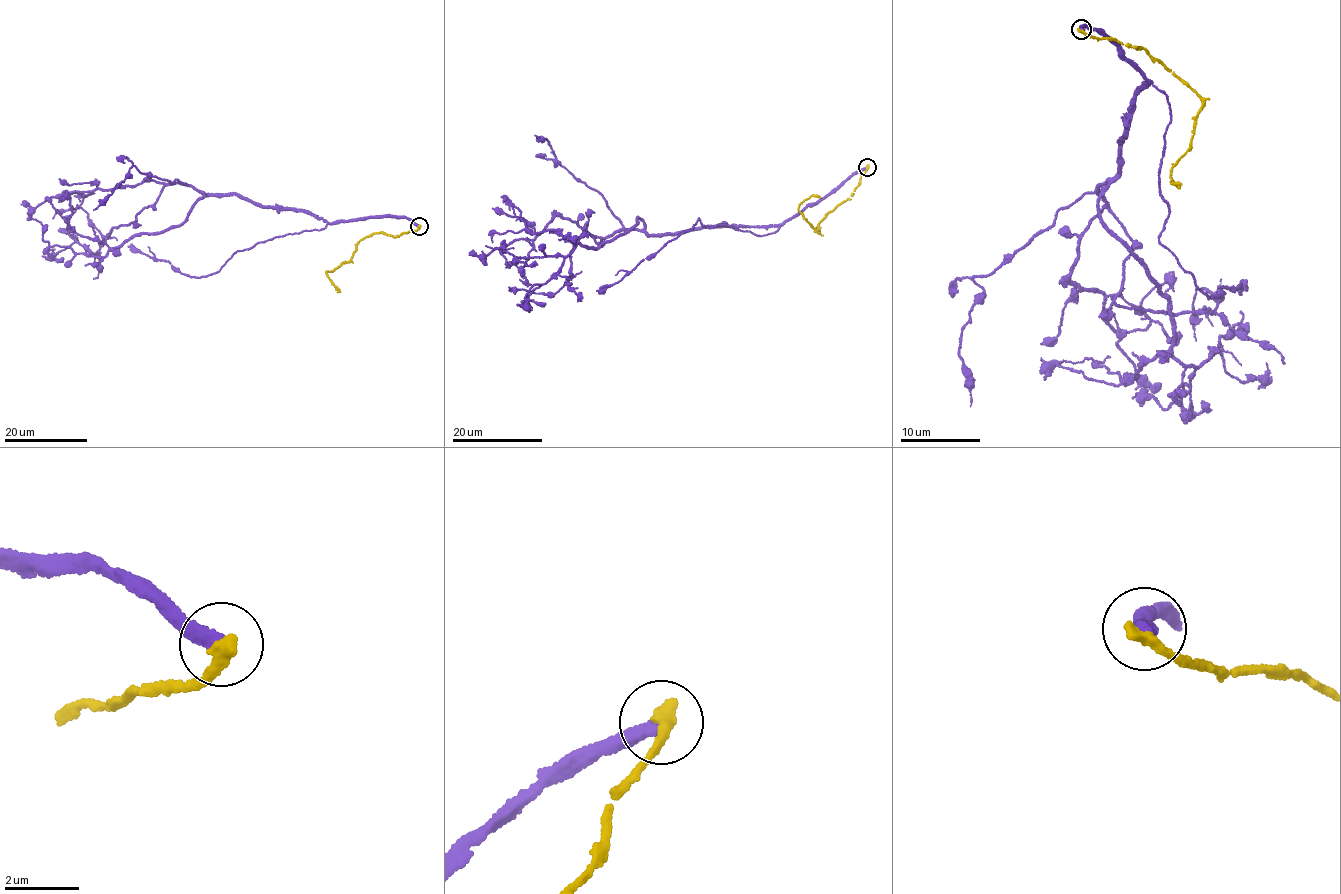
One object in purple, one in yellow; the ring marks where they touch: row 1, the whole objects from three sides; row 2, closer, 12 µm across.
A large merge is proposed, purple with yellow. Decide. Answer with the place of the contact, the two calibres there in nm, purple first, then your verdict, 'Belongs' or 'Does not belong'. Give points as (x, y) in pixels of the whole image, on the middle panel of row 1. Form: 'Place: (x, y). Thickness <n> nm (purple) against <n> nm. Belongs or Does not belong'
Place: (867, 167). Thickness 380 nm (purple) against 400 nm. Does not belong

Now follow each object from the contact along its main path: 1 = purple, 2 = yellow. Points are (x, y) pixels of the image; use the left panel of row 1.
1: (419, 226), (390, 215), (331, 223), (176, 183), (106, 237), (81, 208), (60, 209), (52, 218)
2: (419, 226), (416, 231), (395, 237), (376, 233), (357, 242), (349, 261), (326, 271), (340, 292)

